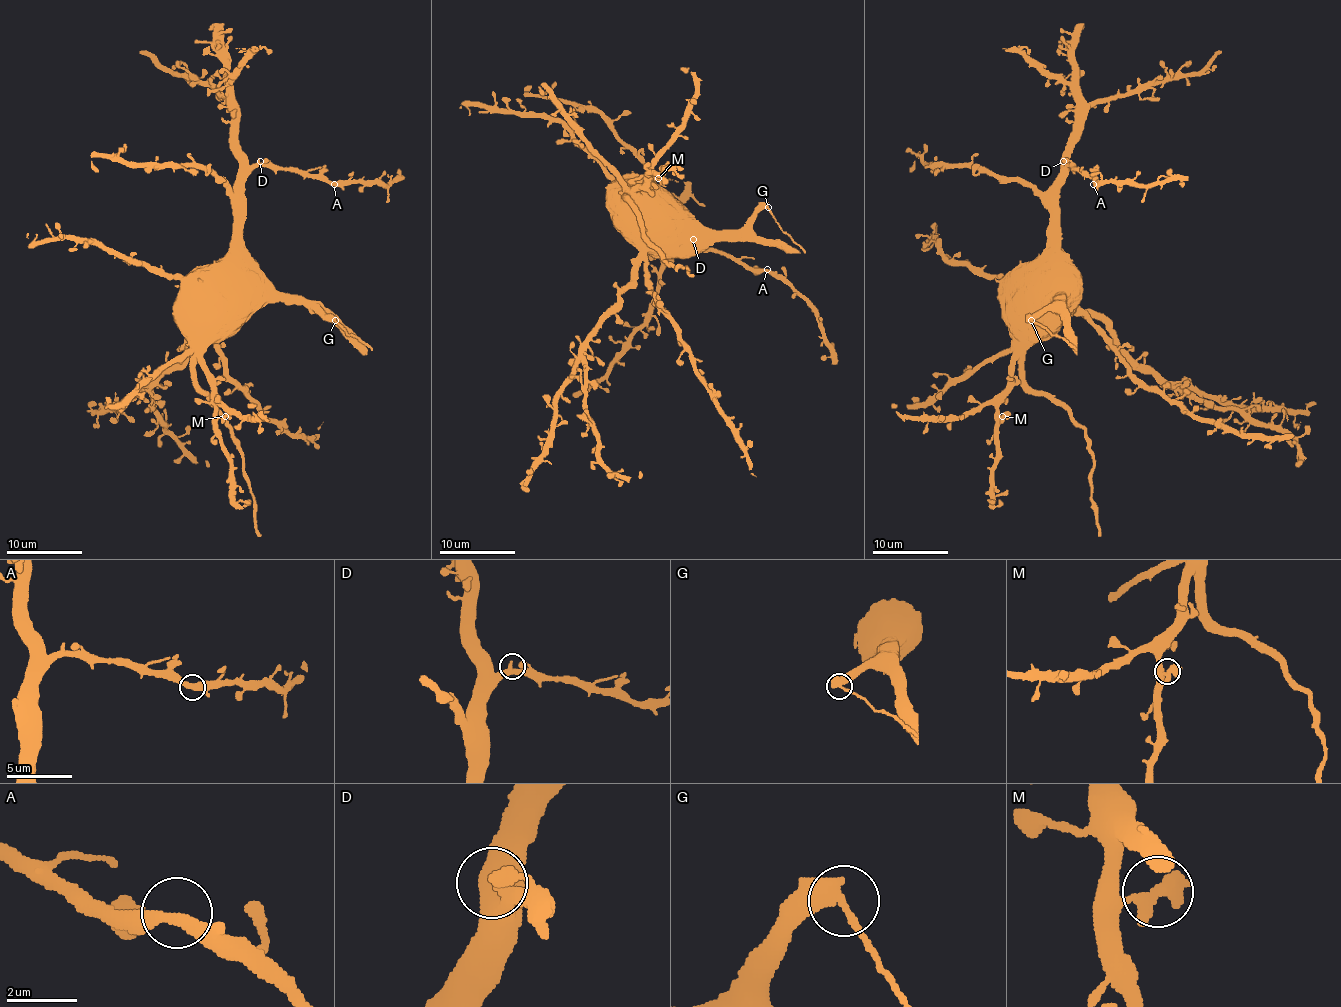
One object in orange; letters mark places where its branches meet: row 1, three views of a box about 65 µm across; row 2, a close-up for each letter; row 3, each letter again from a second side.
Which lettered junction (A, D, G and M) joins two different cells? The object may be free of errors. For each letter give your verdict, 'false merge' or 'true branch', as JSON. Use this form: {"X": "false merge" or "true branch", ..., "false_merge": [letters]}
{"A": "true branch", "D": "true branch", "G": "false merge", "M": "true branch", "false_merge": ["G"]}

